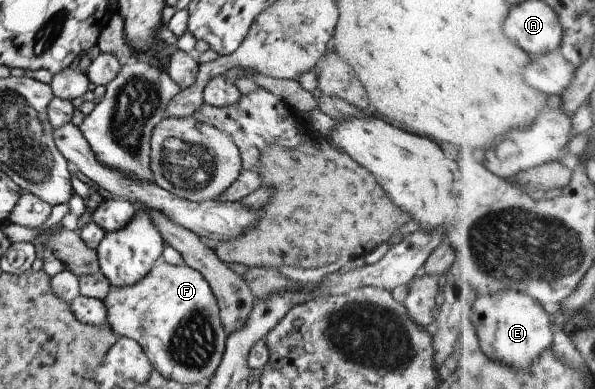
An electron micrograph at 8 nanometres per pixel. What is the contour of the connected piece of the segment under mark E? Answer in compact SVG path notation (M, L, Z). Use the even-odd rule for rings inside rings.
M505 289L477 296L472 306L479 344L489 358L516 369L529 369L553 344L552 316L529 293Z

